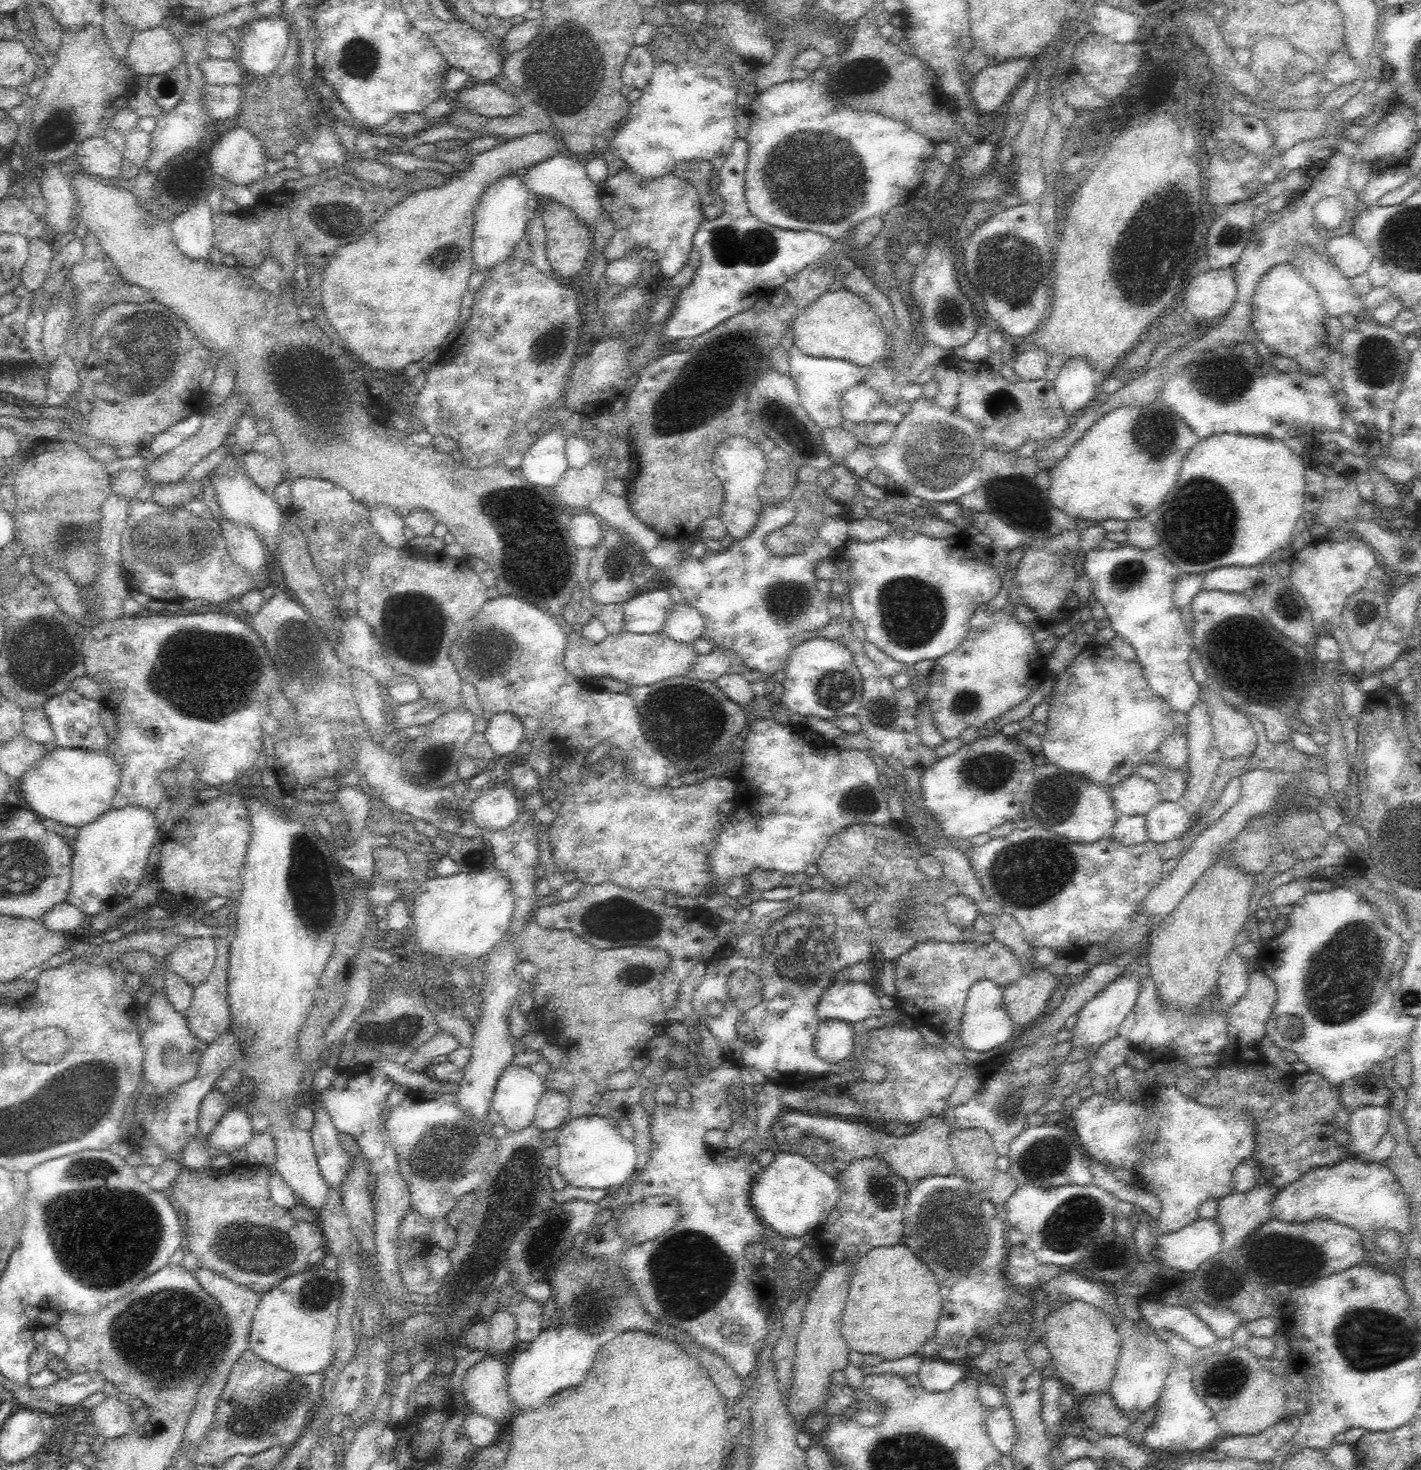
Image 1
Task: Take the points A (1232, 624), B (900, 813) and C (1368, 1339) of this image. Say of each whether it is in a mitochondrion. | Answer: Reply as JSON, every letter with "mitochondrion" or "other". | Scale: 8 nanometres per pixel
{"A":"mitochondrion","B":"other","C":"mitochondrion"}

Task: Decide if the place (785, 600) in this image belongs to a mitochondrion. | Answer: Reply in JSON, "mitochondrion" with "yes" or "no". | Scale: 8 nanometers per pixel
{"mitochondrion":"yes"}

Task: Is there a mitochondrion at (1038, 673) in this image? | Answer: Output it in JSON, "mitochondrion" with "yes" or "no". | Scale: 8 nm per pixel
{"mitochondrion":"no"}

